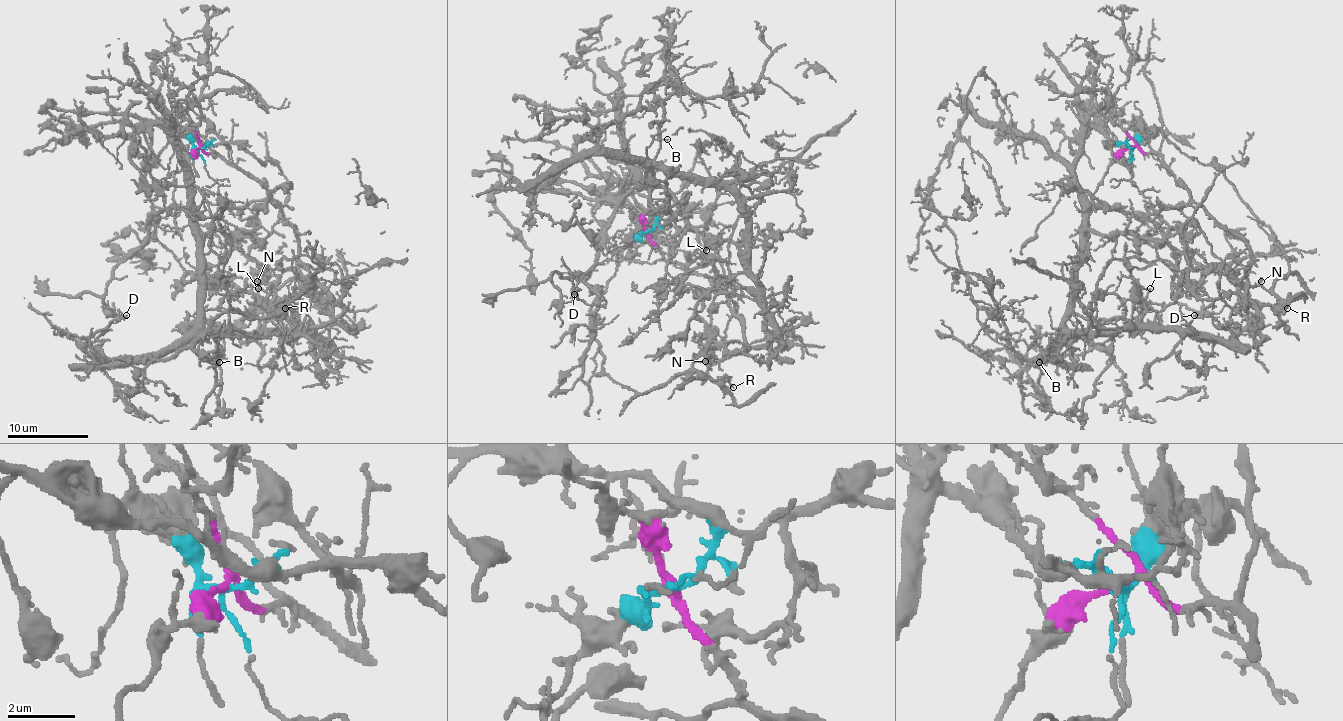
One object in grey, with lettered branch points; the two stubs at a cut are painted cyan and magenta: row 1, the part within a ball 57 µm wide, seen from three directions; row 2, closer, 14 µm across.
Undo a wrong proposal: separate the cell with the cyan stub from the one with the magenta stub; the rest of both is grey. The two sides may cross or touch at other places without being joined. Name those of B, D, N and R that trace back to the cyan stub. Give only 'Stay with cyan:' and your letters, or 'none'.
Stay with cyan: B, D

